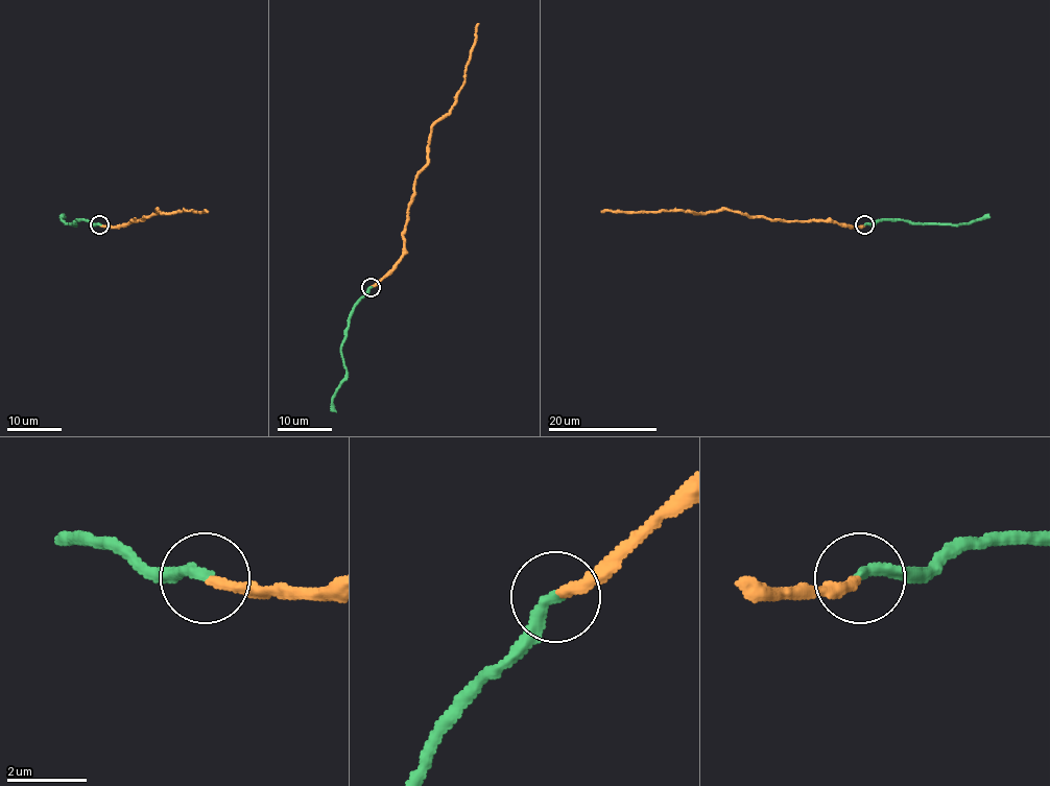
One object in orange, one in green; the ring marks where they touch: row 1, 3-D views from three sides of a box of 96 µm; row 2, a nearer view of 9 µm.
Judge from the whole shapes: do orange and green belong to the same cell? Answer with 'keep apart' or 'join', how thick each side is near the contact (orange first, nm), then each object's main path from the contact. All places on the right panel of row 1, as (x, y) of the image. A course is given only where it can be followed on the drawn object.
keep apart | 280/320 nm | orange via (865, 225), (849, 227), (808, 219), (781, 221), (725, 209), (704, 213), (601, 212) | green via (865, 225), (885, 219), (969, 223), (989, 217)

